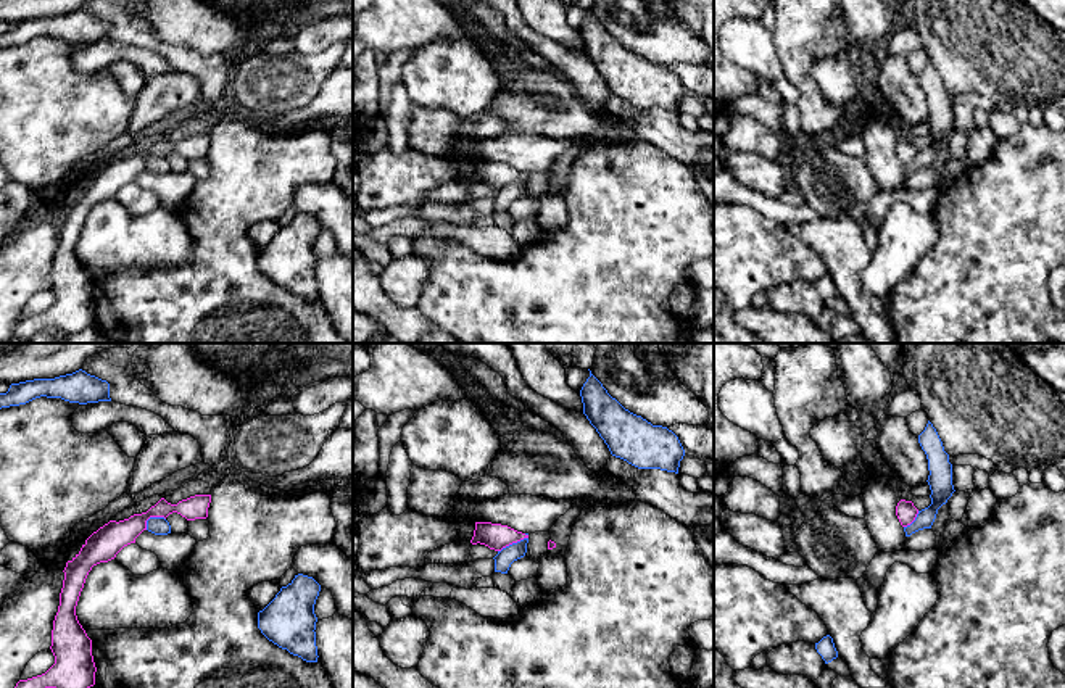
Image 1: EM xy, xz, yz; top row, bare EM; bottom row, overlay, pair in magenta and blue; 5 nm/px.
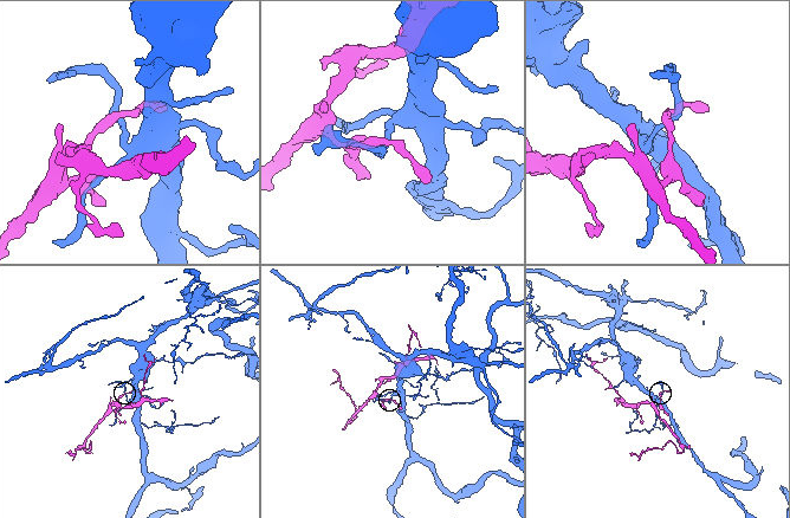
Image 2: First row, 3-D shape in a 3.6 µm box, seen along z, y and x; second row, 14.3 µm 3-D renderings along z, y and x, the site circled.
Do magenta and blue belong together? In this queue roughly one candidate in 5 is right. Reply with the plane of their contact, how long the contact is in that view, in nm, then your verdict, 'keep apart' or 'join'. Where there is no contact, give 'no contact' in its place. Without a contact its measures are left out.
xz | 180 nm | keep apart

